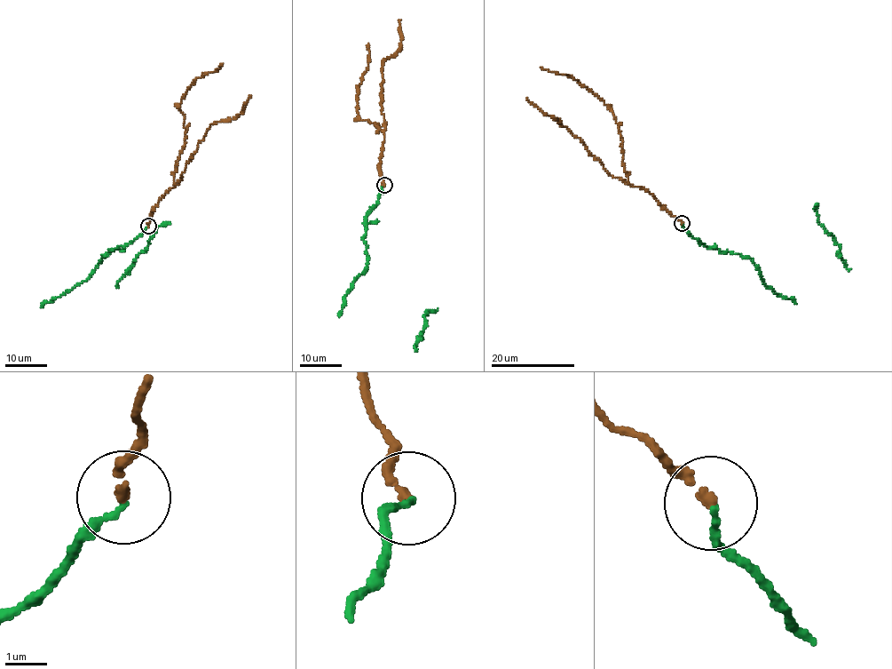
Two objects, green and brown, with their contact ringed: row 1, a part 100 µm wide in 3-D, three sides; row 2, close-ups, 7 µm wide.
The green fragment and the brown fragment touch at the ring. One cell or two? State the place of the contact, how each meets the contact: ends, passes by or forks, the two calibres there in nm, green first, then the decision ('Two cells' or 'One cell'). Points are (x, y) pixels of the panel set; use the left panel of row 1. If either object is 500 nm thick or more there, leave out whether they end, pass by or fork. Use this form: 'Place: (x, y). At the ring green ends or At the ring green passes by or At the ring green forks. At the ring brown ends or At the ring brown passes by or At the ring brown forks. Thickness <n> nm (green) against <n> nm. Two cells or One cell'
Place: (148, 226). At the ring green ends. At the ring brown ends. Thickness 130 nm (green) against 200 nm. One cell

